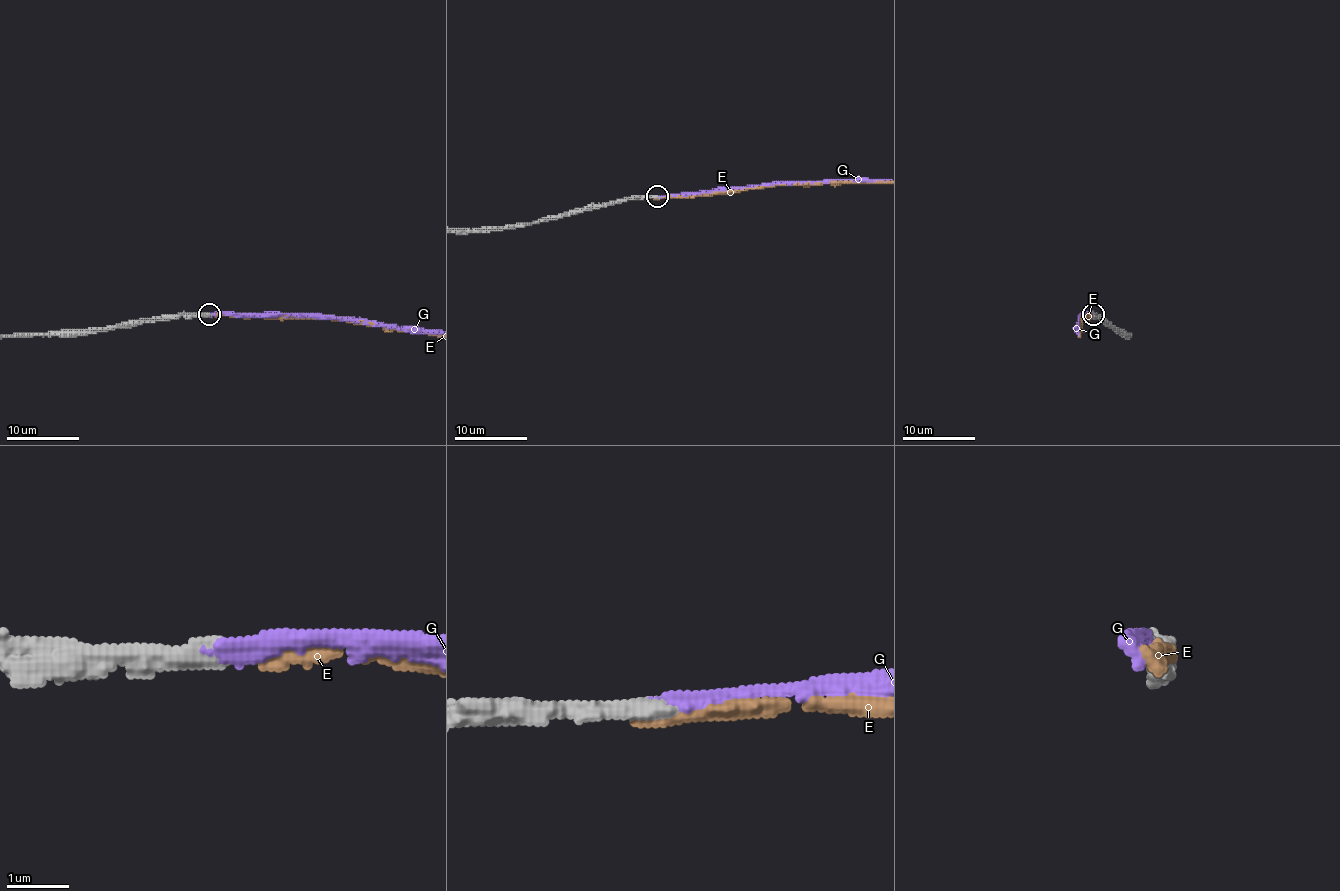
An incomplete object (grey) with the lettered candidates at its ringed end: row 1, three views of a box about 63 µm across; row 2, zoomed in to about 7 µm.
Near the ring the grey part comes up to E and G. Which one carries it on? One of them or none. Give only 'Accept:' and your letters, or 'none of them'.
Accept: G

